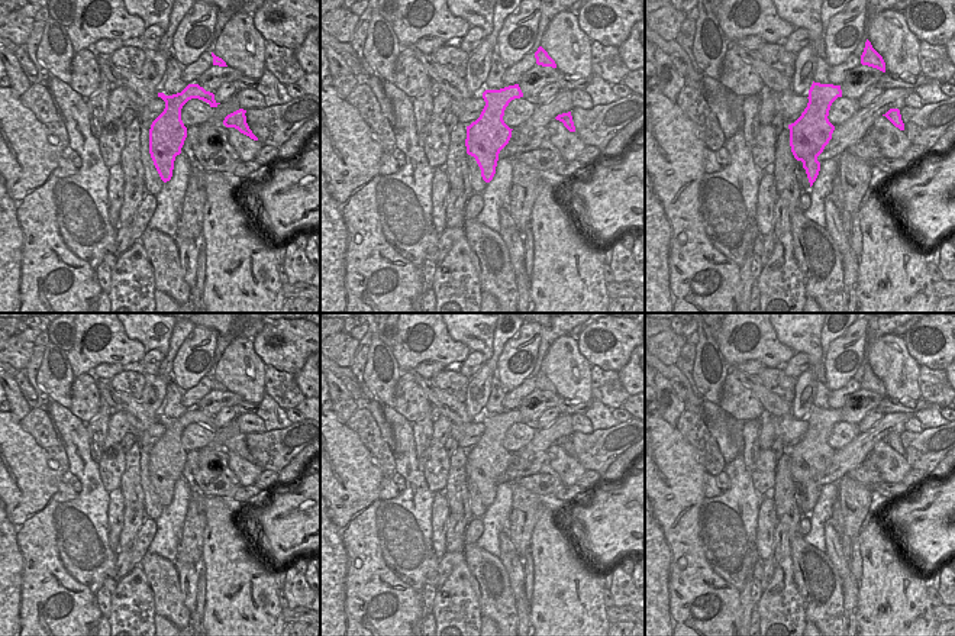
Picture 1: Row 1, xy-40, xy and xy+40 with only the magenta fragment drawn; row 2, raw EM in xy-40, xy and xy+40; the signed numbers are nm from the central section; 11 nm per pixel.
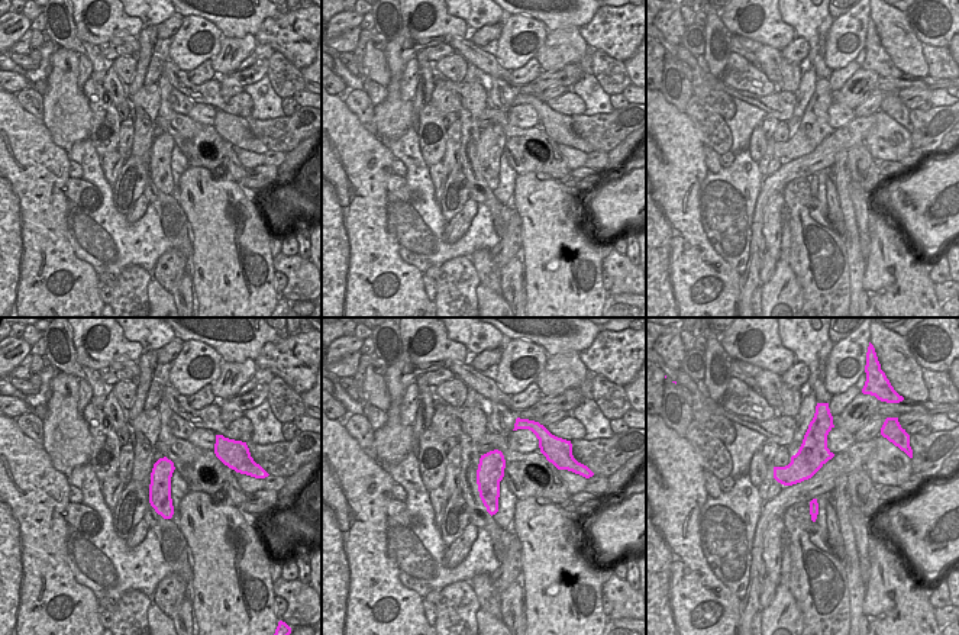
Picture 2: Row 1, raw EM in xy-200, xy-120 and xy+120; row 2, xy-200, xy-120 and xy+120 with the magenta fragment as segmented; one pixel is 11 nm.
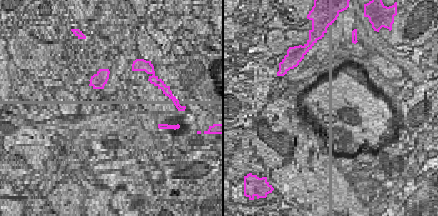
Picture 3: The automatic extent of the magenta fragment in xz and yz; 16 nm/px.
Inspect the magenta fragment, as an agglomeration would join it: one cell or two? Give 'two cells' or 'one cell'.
two cells

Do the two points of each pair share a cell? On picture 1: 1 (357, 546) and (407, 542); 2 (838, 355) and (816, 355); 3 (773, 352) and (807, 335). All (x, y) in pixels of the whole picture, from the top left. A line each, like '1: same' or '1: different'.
1: different
2: different
3: different

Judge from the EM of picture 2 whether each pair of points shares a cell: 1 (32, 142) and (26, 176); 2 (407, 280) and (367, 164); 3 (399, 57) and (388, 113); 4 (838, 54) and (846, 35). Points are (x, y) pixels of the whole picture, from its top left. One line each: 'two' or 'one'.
1: one
2: one
3: one
4: one

